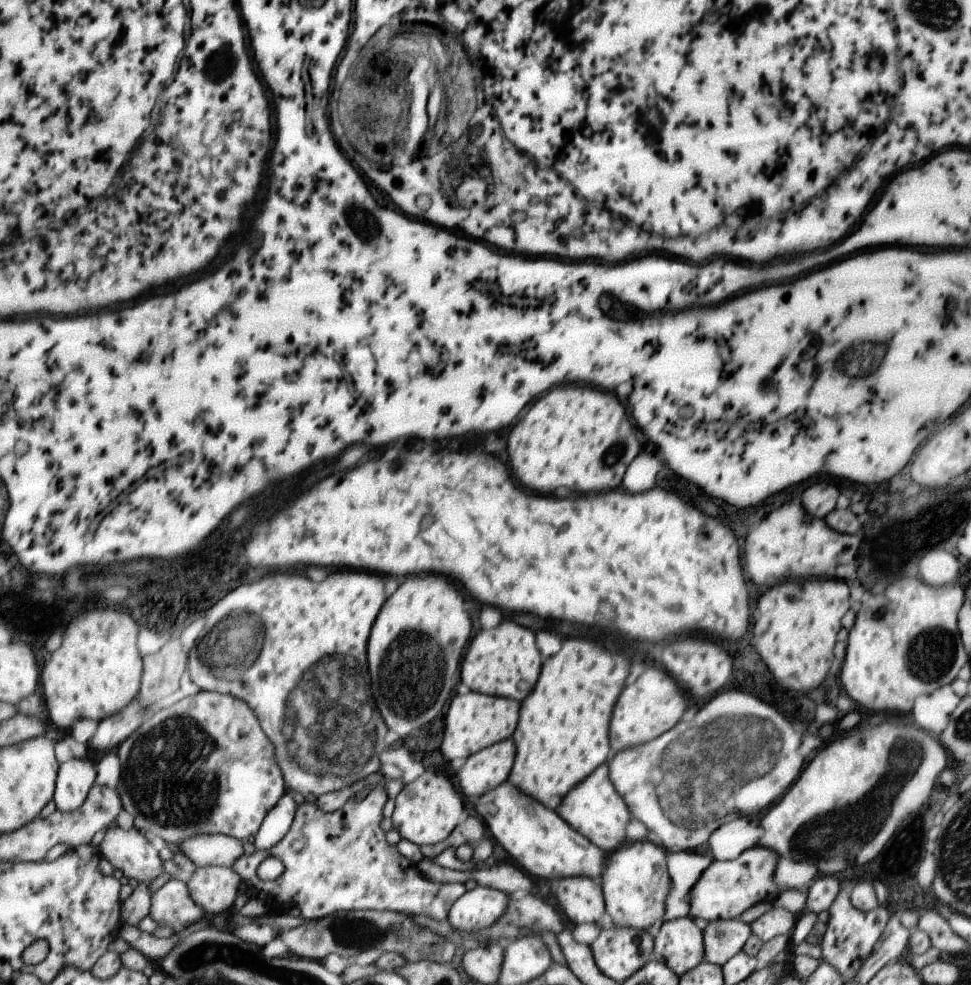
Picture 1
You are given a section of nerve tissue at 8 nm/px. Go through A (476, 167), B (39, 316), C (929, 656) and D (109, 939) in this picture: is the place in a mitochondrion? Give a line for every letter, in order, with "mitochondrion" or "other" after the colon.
A: other
B: other
C: mitochondrion
D: other

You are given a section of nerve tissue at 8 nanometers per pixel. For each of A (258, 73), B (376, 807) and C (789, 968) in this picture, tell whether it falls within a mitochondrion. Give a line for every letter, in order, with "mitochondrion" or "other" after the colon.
A: other
B: other
C: other

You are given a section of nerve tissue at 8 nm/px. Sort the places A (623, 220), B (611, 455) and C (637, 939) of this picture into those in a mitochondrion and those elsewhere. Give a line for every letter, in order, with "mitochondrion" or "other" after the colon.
A: other
B: mitochondrion
C: other

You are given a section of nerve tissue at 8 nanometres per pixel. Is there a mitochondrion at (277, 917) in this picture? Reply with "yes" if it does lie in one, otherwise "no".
no

